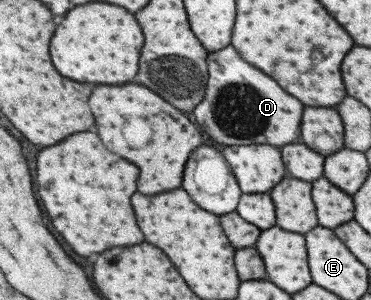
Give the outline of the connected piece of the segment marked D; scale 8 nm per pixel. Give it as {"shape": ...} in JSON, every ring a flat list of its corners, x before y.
{"shape":[[232,46,210,52,205,63,208,66,206,92,203,90,203,98,192,116,212,140,222,142,224,146,247,145,250,142,284,146,298,138,302,104,286,94,272,78,242,62]]}

